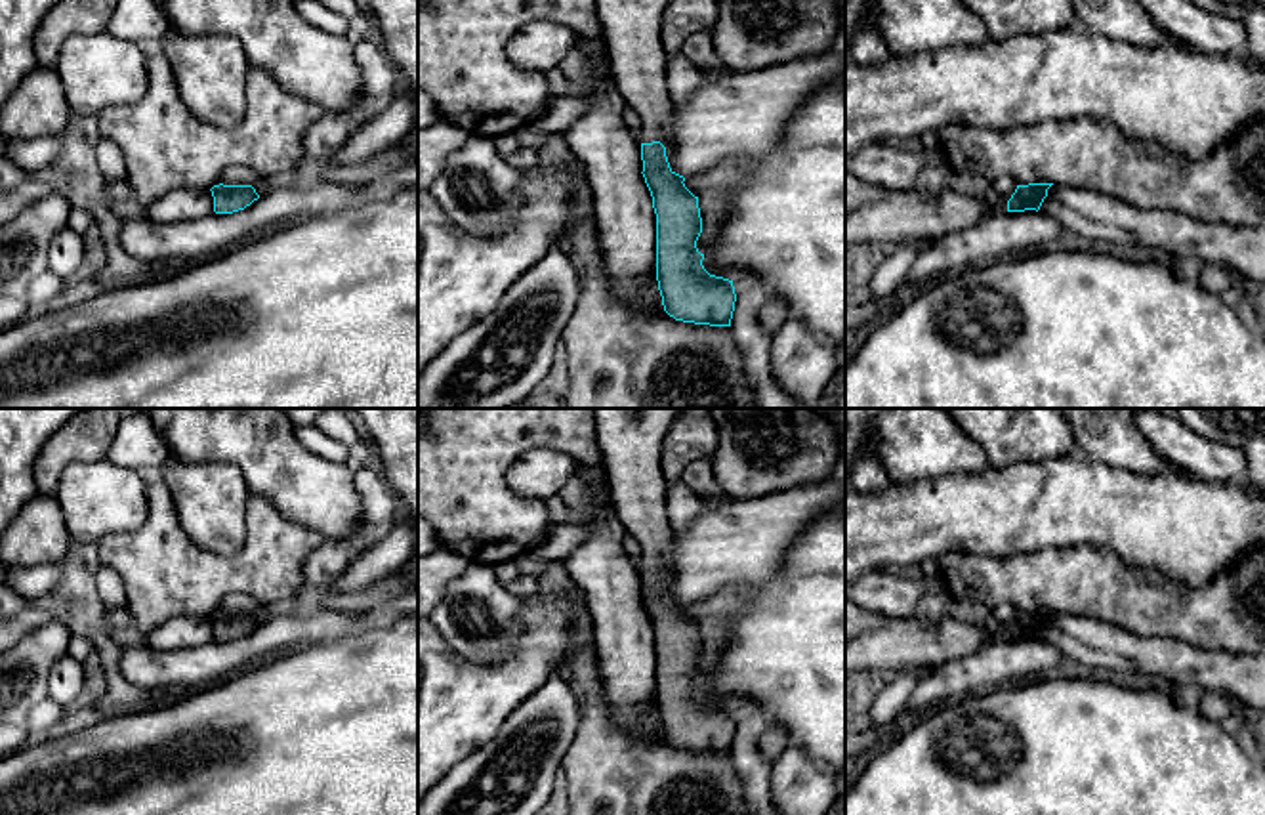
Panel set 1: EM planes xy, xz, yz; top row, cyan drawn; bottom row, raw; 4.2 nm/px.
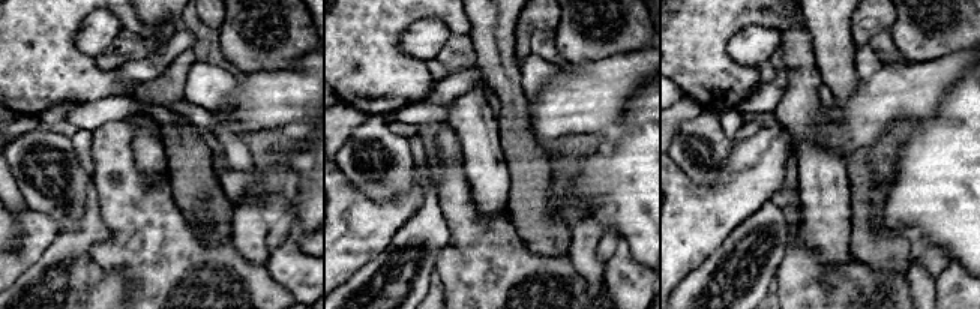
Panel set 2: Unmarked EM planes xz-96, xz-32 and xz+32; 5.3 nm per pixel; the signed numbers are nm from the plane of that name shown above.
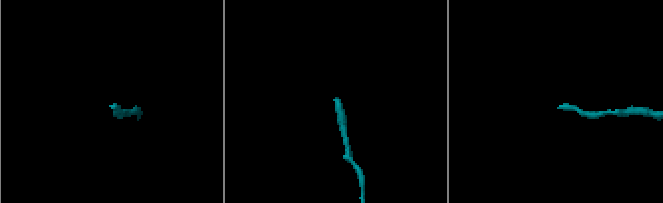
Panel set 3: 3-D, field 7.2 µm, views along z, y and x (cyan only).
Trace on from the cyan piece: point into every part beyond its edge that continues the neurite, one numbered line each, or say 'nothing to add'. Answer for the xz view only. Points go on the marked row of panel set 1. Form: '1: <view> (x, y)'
1: xz (630, 29)

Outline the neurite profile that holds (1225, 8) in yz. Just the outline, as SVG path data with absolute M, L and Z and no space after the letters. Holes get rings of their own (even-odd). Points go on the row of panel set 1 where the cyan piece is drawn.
M1189 0L1196 8L1242 21L1248 17L1254 10L1265 10L1265 0Z

